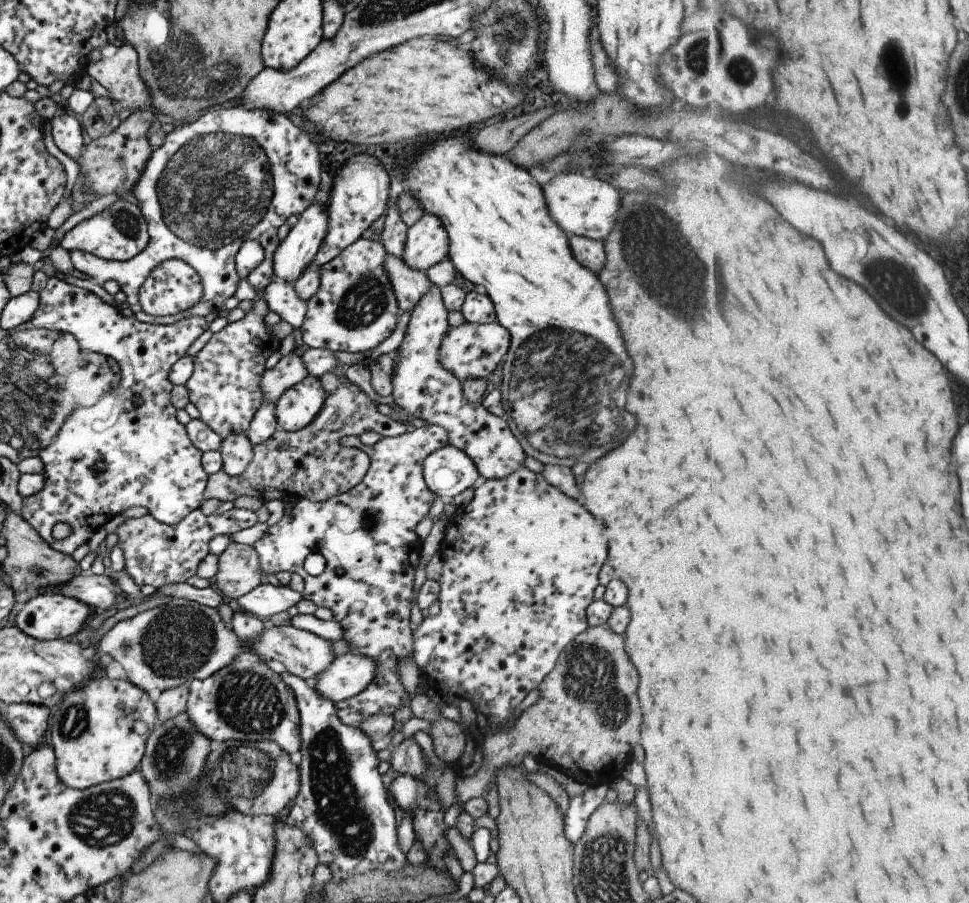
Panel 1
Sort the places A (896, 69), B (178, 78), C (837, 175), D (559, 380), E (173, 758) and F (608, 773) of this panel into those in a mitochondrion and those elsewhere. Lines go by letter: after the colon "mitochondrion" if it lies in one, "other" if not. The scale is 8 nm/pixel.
A: mitochondrion
B: mitochondrion
C: other
D: mitochondrion
E: mitochondrion
F: other

